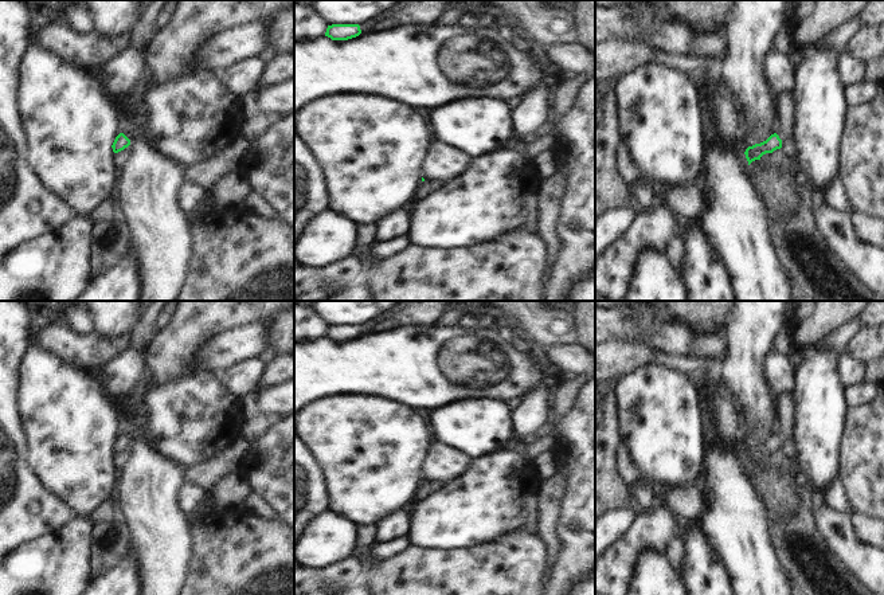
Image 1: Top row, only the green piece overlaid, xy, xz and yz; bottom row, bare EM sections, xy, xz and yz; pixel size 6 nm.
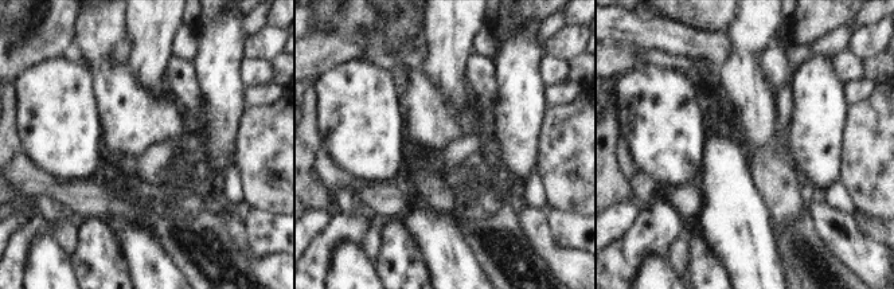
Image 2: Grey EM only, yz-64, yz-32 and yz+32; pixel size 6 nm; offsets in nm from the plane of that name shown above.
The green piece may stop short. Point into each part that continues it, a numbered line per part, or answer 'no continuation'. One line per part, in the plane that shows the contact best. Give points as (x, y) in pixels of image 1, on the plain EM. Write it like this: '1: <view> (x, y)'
1: yz (783, 402)

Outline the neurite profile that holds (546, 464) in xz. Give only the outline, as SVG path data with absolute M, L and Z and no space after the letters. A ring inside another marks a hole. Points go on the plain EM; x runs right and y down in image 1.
M544 451L532 459L535 470L541 475L544 481L555 475L560 467L560 462L556 457L556 451Z

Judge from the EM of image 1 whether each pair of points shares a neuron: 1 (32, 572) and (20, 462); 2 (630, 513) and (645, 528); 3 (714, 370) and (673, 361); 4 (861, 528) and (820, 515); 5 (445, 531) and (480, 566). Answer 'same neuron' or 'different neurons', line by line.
1: different neurons
2: different neurons
3: same neuron
4: different neurons
5: different neurons

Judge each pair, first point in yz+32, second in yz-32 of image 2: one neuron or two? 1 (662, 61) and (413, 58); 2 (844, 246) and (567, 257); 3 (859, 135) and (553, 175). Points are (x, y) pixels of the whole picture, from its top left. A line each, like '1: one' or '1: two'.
1: one
2: one
3: one

